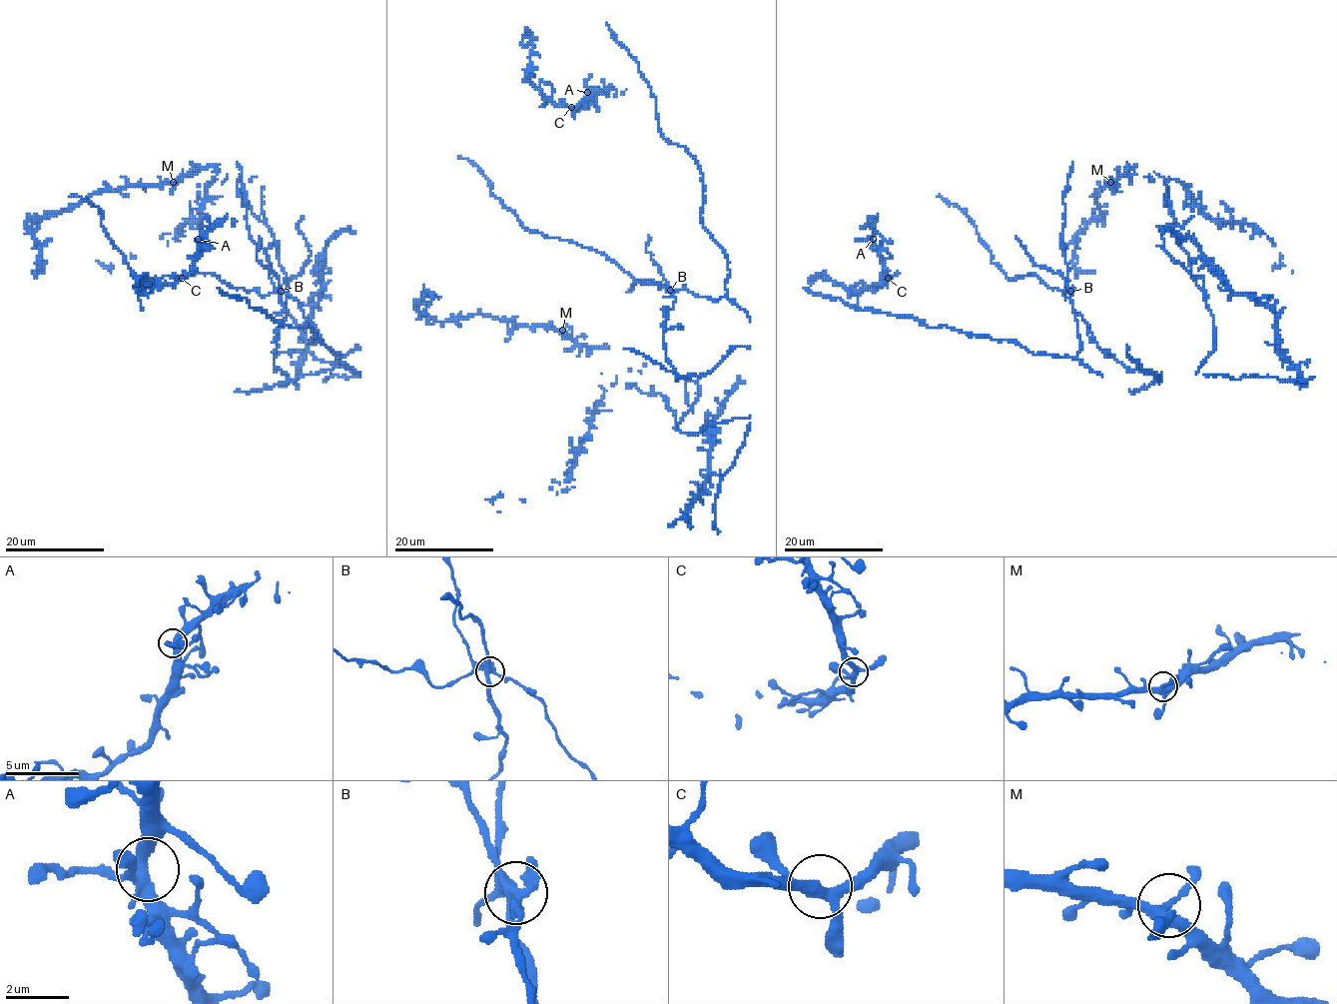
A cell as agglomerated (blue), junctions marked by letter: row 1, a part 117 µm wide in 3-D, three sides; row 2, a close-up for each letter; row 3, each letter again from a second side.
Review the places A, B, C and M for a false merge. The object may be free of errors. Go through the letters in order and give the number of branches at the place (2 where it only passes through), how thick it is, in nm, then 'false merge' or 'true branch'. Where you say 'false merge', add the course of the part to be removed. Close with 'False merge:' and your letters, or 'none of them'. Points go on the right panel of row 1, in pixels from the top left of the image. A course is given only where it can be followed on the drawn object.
A: 5 branches meet; 360 nm thick; true branch
B: 5 branches meet; 300 nm thick; false merge; foreign part runs (1070, 291), (1069, 300), (1089, 326), (1091, 339), (1131, 370), (1151, 374), (1157, 380), (1128, 355), (1130, 349)
C: 4 branches meet; 320 nm thick; true branch
M: 4 branches meet; 320 nm thick; true branch
False merge: B

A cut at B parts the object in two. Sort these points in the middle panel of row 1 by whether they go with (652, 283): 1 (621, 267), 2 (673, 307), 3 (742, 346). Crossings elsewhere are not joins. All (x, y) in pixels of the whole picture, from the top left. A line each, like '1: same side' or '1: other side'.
1: same side
2: other side
3: other side

